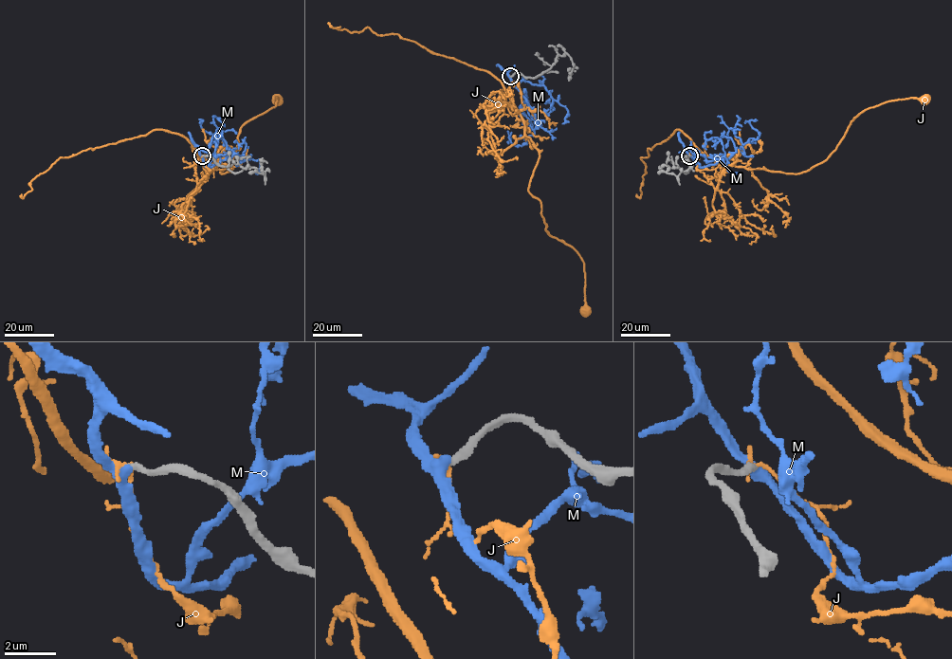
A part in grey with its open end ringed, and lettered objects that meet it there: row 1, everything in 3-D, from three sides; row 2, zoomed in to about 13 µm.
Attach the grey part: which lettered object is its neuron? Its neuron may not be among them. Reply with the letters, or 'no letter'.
no letter

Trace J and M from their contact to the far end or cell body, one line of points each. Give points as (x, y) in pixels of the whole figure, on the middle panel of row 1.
J: (510, 76), (521, 95), (525, 135), (540, 154), (528, 191), (540, 200), (548, 233), (583, 262), (585, 313)
M: (511, 76), (511, 82), (533, 110), (538, 122), (534, 133), (522, 145), (514, 144), (510, 136), (506, 142)

